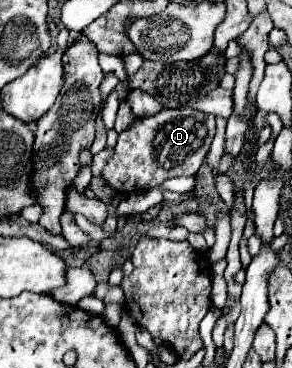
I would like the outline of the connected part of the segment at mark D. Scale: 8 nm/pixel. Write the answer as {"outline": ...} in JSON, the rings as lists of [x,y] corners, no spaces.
{"outline":[[[183,107],[183,109],[165,109],[153,117],[139,119],[131,129],[119,135],[119,141],[113,149],[113,155],[107,159],[101,175],[117,193],[147,191],[159,187],[171,177],[193,177],[205,155],[209,153],[211,141],[215,137],[215,117]]]}

